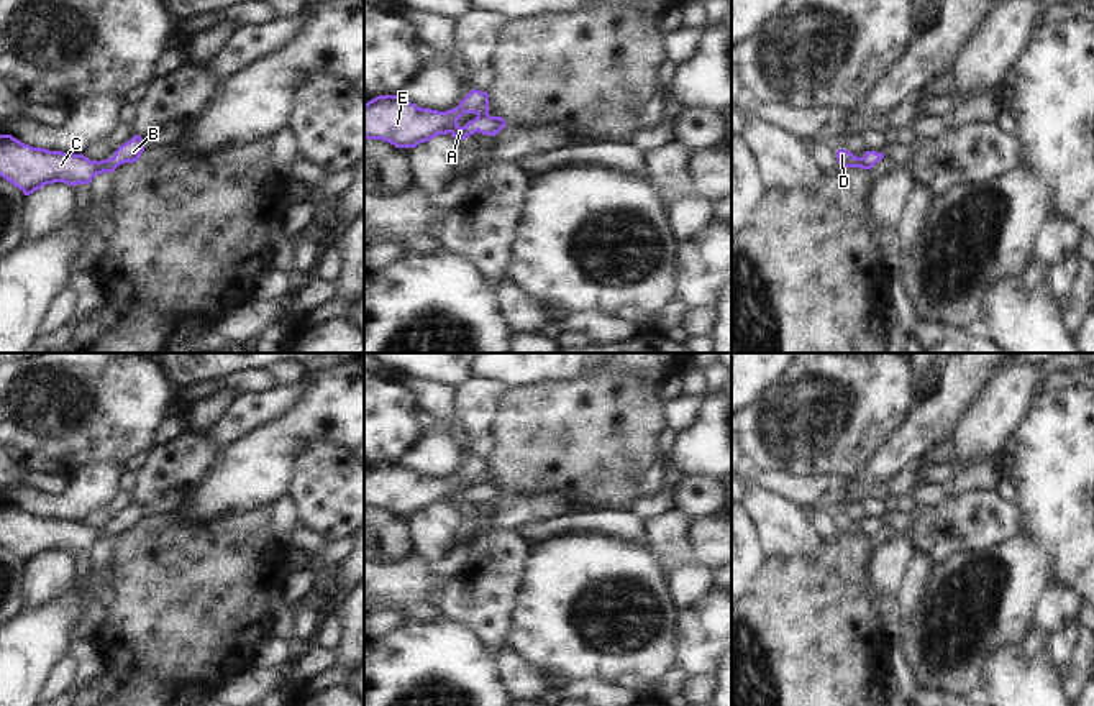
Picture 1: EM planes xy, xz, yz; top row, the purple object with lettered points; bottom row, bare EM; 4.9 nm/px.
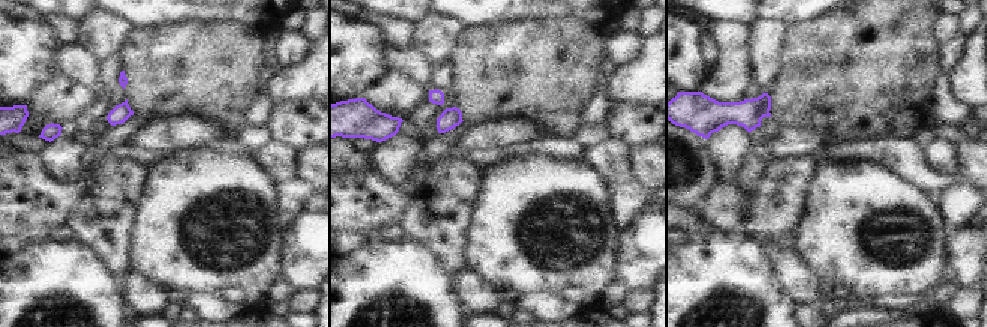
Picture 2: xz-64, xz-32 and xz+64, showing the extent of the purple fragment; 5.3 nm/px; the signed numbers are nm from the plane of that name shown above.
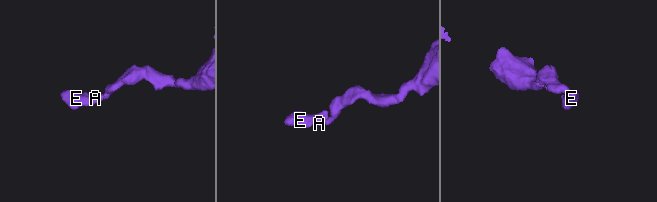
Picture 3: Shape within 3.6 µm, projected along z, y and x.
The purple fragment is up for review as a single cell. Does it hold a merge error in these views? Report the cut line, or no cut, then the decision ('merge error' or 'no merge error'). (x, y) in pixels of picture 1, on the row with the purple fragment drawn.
no cut; no merge error

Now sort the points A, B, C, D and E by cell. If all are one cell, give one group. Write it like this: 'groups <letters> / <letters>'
groups A B C D E

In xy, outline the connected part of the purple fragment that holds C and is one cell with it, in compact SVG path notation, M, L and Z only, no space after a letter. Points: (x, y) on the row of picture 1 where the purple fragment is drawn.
M0 135L0 176L30 195L54 182L74 187L90 184L97 174L113 172L120 164L138 161L143 151L143 138L134 135L112 158L90 161L84 154L33 148L11 135Z

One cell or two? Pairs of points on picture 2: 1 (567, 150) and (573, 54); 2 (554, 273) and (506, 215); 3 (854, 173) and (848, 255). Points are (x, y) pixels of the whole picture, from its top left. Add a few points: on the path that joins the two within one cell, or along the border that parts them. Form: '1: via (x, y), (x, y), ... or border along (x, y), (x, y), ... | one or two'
1: border along (557, 135), (573, 140) | two
2: via (536, 267), (522, 254), (513, 233) | one
3: via (854, 194), (852, 234) | one

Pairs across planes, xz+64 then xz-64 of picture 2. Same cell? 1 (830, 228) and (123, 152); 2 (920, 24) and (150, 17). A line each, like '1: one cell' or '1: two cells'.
1: two cells
2: two cells

